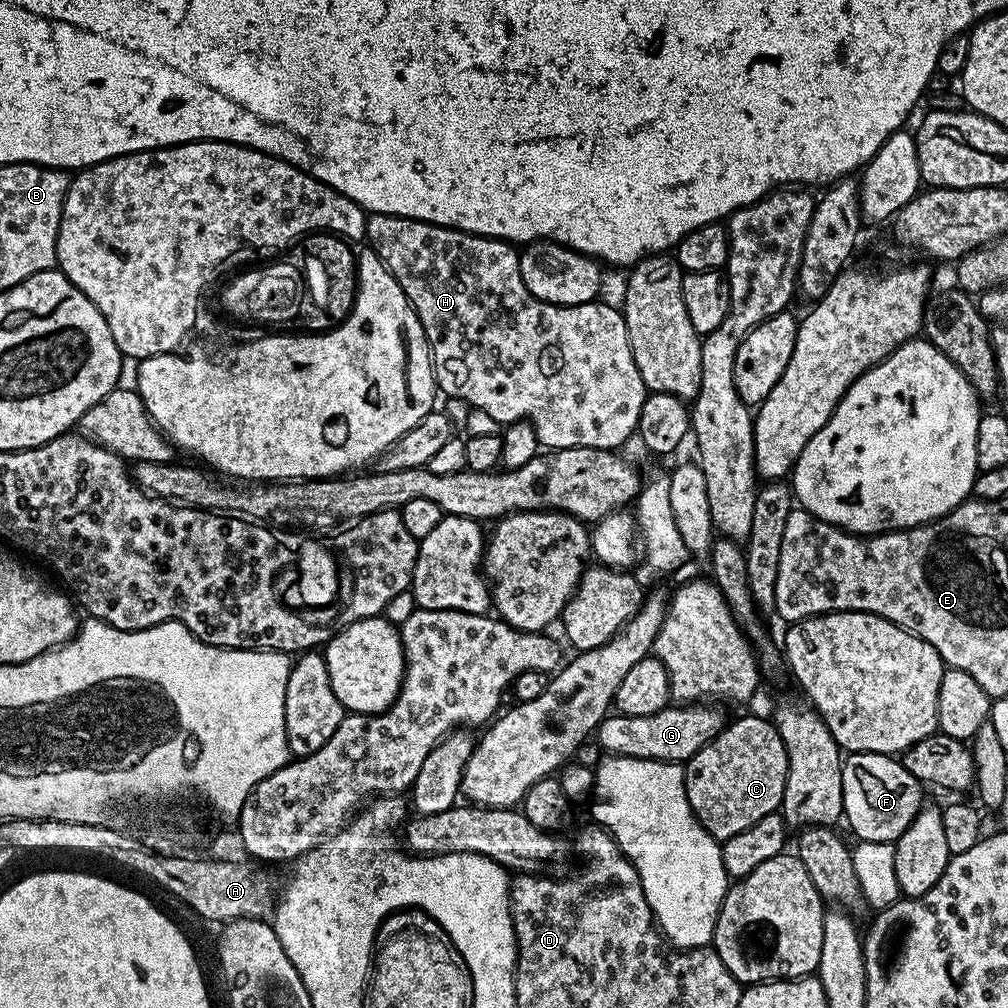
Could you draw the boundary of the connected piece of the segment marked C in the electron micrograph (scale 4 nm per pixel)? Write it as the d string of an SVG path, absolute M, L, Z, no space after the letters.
M744 716L725 726L706 747L686 762L684 785L686 798L698 822L718 842L742 834L758 818L777 811L783 805L788 755L786 746L771 719Z

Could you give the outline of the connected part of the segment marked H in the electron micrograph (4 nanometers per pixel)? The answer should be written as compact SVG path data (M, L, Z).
M377 212L369 215L366 220L366 229L368 228L368 240L366 240L367 247L371 248L373 253L386 266L393 278L398 282L398 286L402 286L402 290L406 294L406 298L412 303L412 309L418 314L418 322L422 322L422 330L428 339L428 351L432 353L432 370L436 373L436 387L441 393L444 392L448 396L453 396L456 400L461 400L464 404L469 404L472 408L477 408L480 412L485 412L492 420L497 420L500 426L507 426L513 424L519 416L532 423L535 428L536 437L539 438L541 447L545 449L556 451L558 449L570 448L594 448L606 449L608 451L619 449L631 435L636 432L638 418L641 416L642 406L645 404L645 398L648 395L645 383L642 382L642 376L638 373L638 368L634 364L633 352L629 346L629 334L623 325L620 325L620 312L616 309L606 305L600 304L599 301L592 301L590 303L582 303L573 308L563 308L560 304L547 304L538 298L534 298L534 294L530 294L530 290L526 290L526 286L522 282L522 274L520 273L520 257L517 249L513 247L507 240L494 240L490 236L473 236L471 232L461 232L459 228L444 228L441 224L427 224L424 220L411 220L405 216L391 216L390 214L382 214Z

